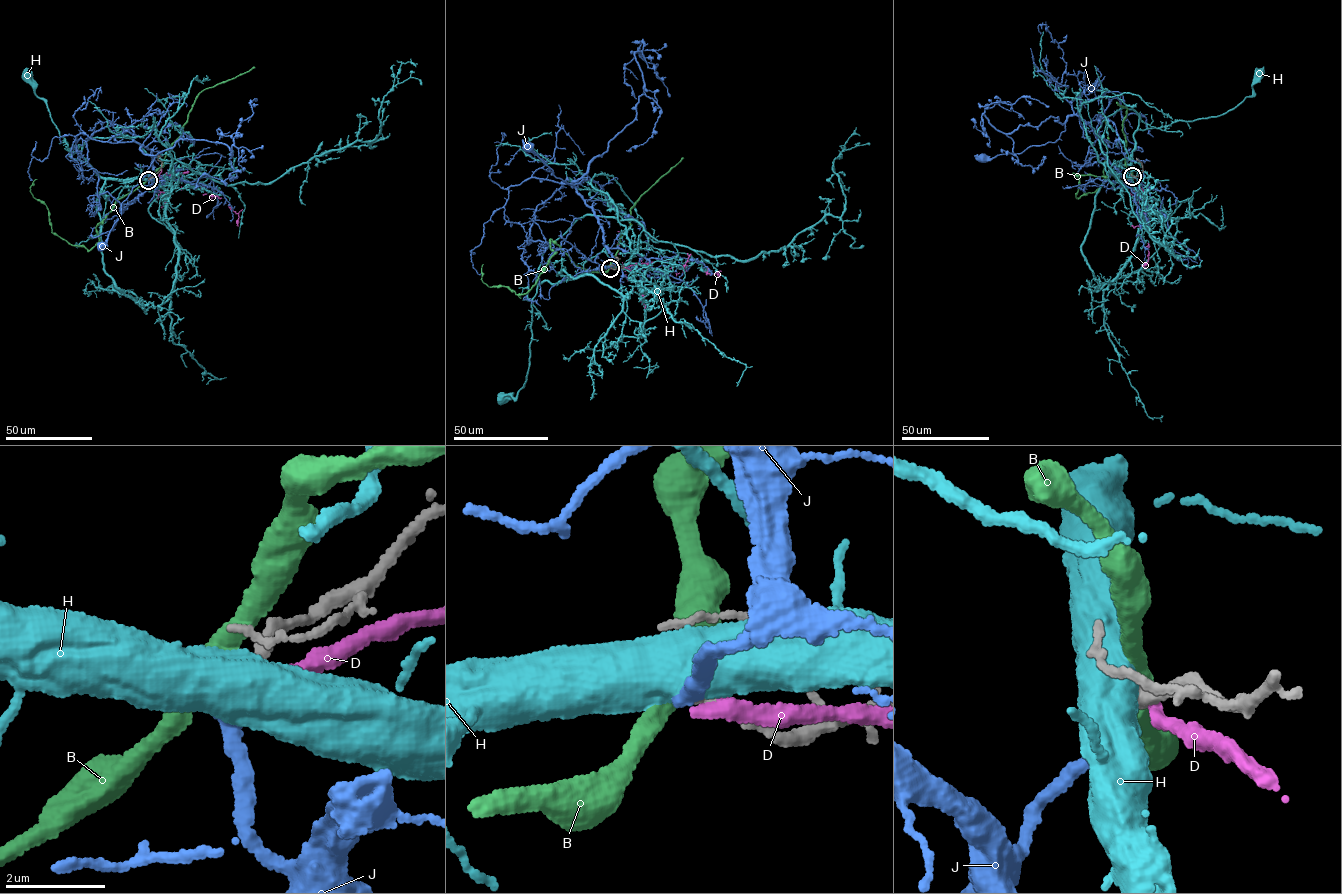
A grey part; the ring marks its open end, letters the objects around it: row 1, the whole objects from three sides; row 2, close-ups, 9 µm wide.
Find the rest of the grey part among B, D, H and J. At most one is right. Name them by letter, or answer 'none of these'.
J

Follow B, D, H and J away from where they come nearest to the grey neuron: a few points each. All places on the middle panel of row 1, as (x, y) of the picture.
B: (610, 268), (580, 268), (550, 239), (557, 253), (534, 286), (518, 294), (483, 283), (483, 264)
D: (611, 268), (642, 262), (676, 275), (684, 269), (718, 273), (720, 277)
H: (610, 267), (538, 286), (531, 305), (526, 381), (517, 397), (508, 394), (503, 398)
J: (610, 267), (610, 251), (597, 216), (572, 186), (587, 178), (574, 184), (558, 178), (528, 145)

